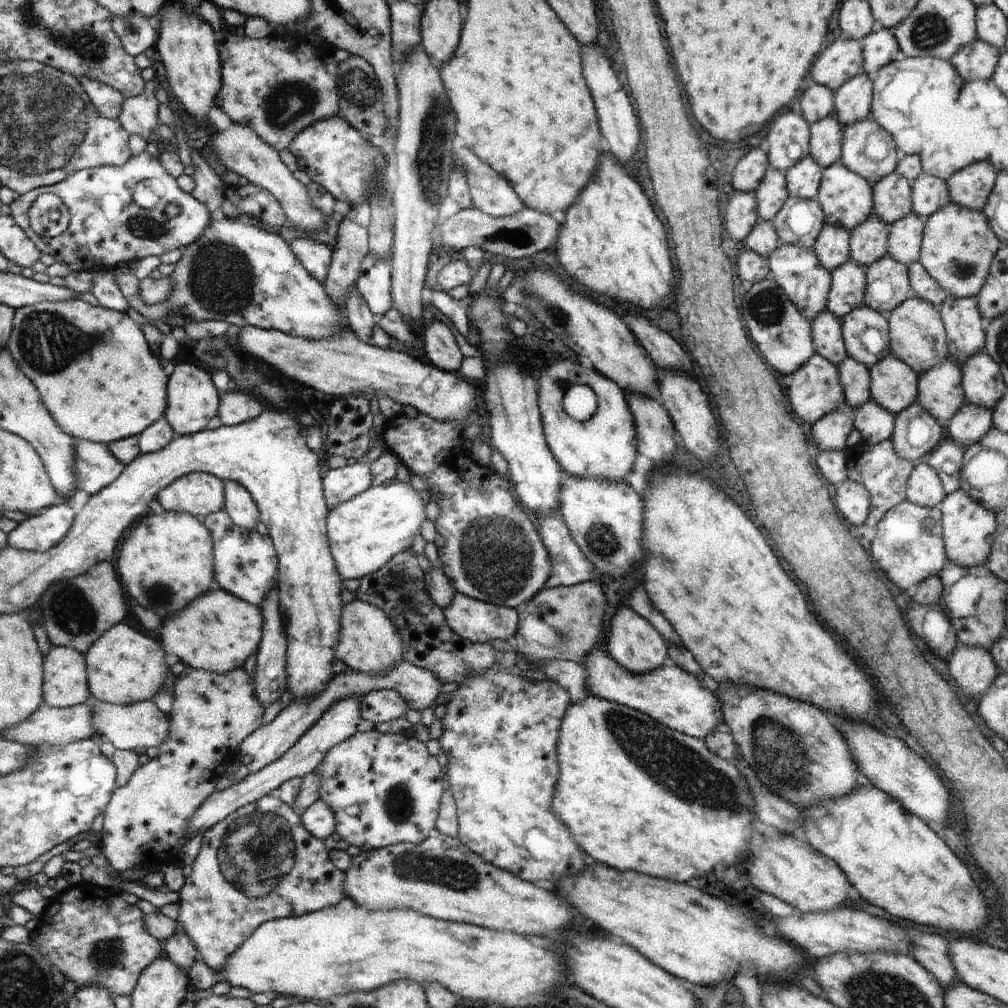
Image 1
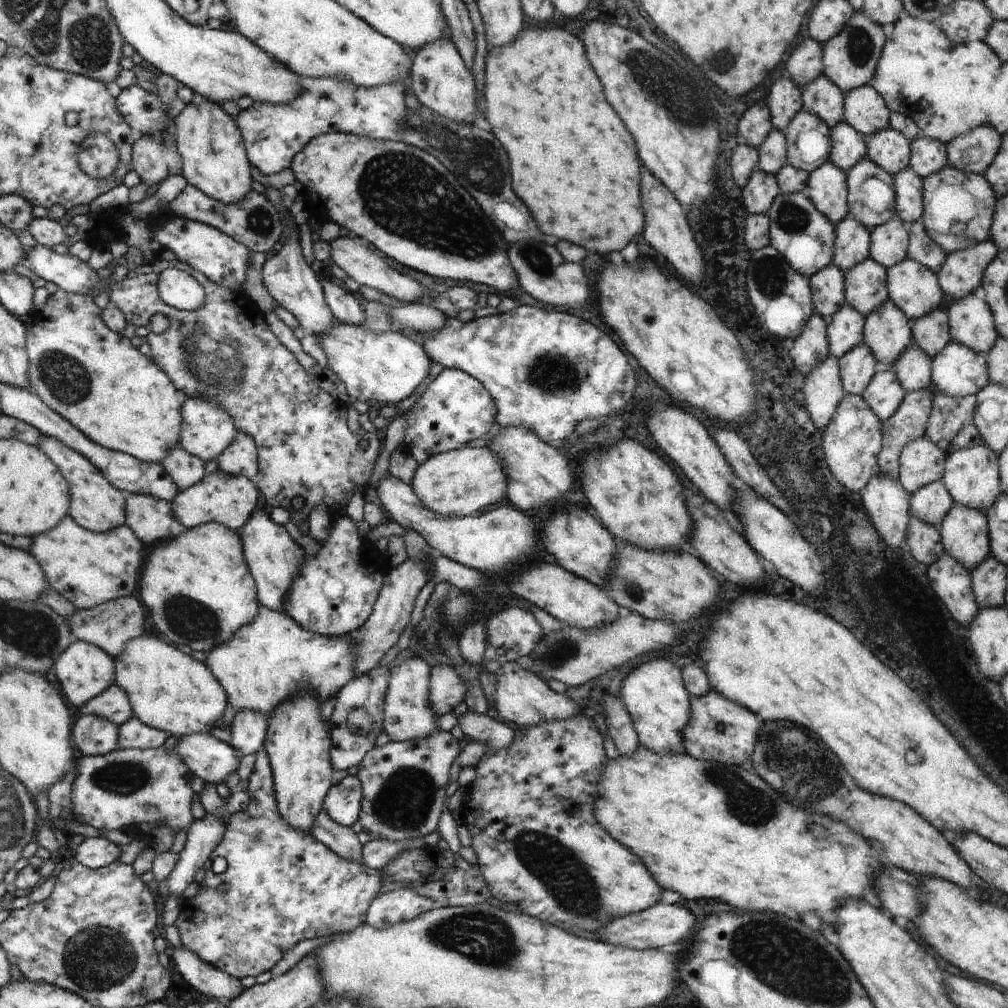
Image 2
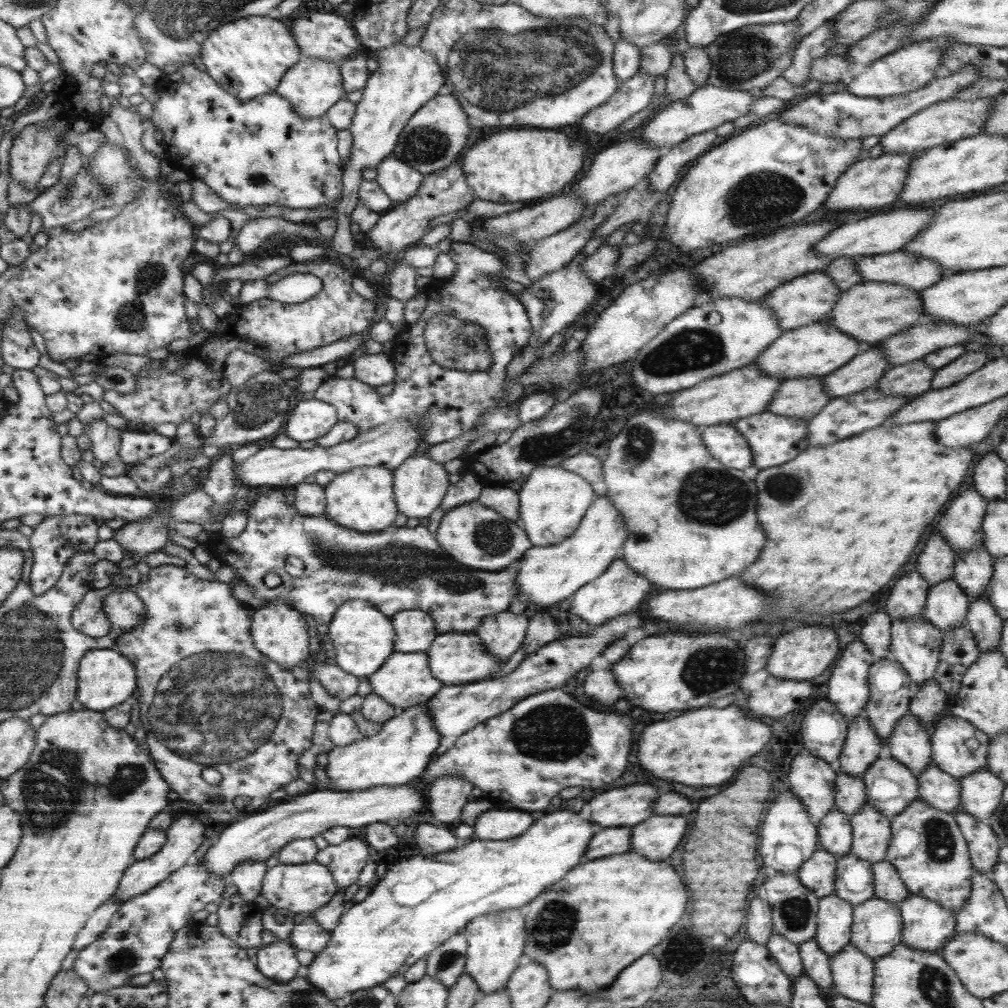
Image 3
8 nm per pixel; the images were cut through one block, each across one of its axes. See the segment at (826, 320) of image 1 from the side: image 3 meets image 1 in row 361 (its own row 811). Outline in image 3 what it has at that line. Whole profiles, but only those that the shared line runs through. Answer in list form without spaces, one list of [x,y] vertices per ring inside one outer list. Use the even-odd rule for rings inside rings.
[[[835,805],[829,808],[823,819],[816,822],[817,846],[829,851],[835,857],[845,855],[850,850],[852,842],[851,826],[848,818]]]

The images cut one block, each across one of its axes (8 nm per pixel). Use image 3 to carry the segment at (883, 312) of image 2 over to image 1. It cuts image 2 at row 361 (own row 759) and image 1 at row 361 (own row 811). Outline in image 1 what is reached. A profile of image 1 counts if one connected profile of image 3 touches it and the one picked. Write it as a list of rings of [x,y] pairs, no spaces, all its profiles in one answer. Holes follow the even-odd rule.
[[[888,353],[883,358],[879,358],[876,364],[868,368],[868,376],[870,379],[870,400],[873,400],[880,408],[887,410],[891,415],[897,415],[909,404],[916,402],[918,376],[893,354]]]

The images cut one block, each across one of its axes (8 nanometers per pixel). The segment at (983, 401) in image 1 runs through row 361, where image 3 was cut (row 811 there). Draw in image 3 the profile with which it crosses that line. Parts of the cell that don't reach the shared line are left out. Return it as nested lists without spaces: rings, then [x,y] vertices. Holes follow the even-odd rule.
[[[986,766],[961,777],[959,808],[974,818],[987,821],[999,806],[999,795],[1003,792],[1003,781],[989,772]]]

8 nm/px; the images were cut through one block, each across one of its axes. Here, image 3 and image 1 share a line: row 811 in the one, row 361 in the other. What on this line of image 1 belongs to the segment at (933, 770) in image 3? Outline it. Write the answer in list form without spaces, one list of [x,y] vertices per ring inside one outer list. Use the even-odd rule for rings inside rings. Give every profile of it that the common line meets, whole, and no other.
[[[947,356],[918,376],[916,402],[940,425],[944,432],[947,422],[963,405],[960,366]]]

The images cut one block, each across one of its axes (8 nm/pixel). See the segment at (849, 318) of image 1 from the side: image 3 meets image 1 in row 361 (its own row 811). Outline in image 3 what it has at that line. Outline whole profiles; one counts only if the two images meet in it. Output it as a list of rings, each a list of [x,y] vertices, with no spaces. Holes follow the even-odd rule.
[[[863,803],[848,818],[851,826],[852,842],[850,851],[862,862],[871,864],[881,861],[886,853],[890,839],[890,822],[873,805]]]

